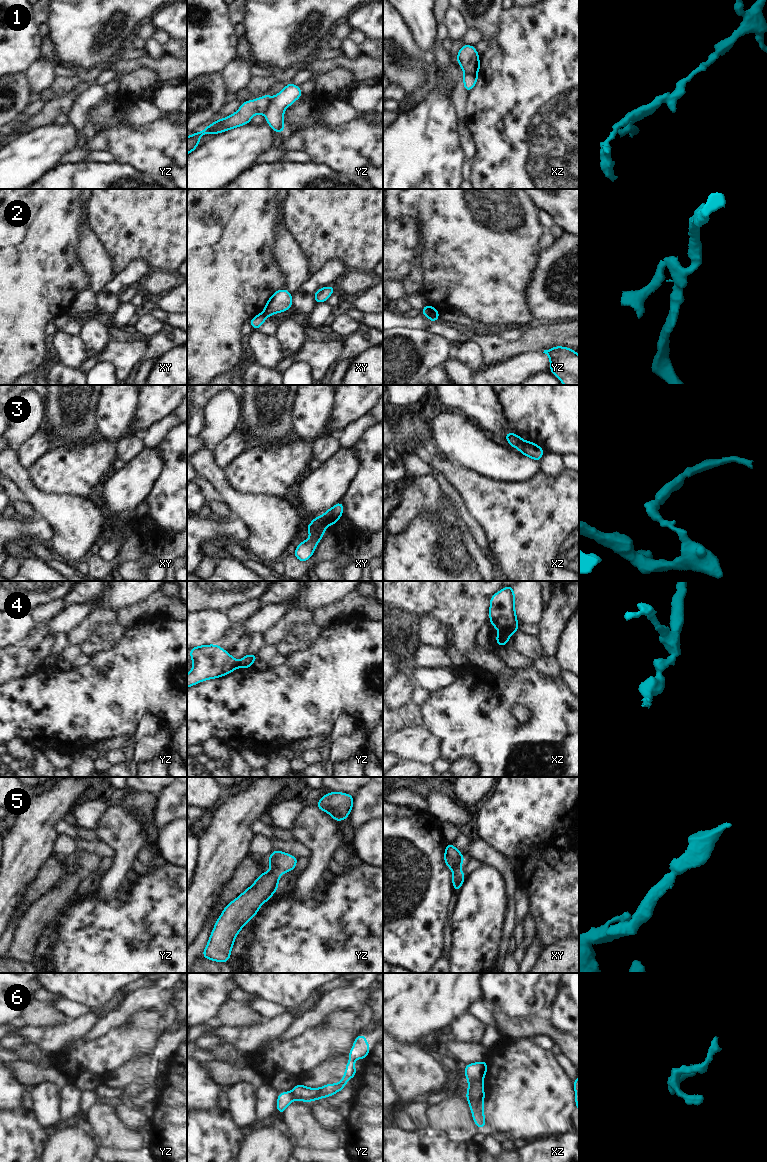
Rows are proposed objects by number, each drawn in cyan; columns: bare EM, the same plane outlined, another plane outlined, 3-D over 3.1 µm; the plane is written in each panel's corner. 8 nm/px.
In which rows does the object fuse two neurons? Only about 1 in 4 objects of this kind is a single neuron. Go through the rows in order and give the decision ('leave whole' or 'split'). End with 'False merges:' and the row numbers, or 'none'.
1: split
2: split
3: split
4: split
5: leave whole
6: split
False merges: 1, 2, 3, 4, 6

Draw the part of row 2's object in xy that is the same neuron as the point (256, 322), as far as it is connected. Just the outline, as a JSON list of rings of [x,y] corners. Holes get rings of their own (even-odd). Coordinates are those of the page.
[[[260,313],[257,316],[253,317],[249,322],[254,330],[257,330],[265,322],[266,317]]]

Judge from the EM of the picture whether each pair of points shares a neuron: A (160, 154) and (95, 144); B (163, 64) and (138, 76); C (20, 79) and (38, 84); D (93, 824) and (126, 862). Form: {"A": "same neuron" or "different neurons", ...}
{"A": "different neurons", "B": "different neurons", "C": "different neurons", "D": "different neurons"}

